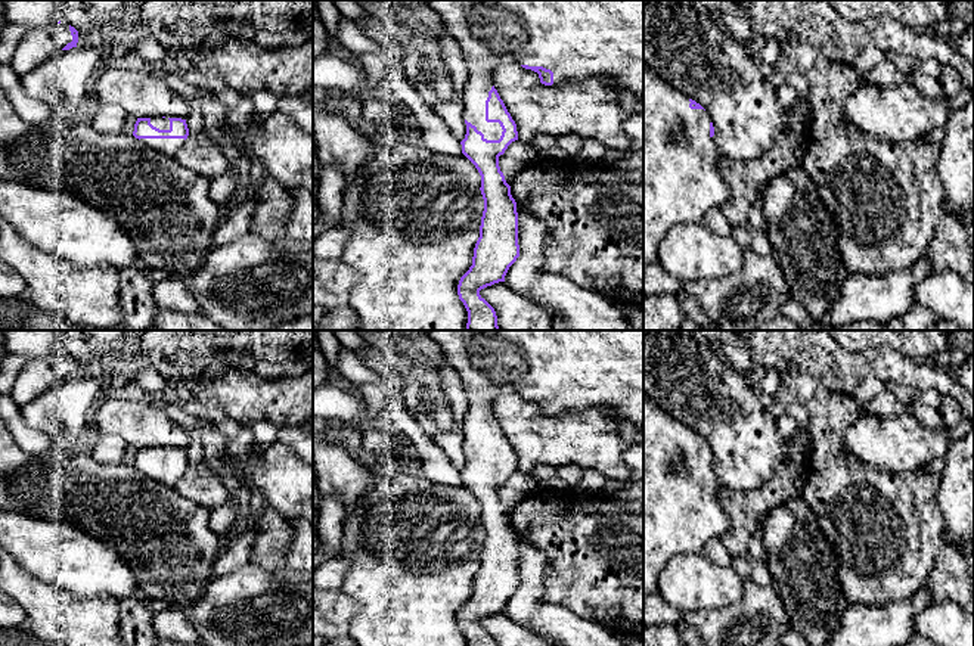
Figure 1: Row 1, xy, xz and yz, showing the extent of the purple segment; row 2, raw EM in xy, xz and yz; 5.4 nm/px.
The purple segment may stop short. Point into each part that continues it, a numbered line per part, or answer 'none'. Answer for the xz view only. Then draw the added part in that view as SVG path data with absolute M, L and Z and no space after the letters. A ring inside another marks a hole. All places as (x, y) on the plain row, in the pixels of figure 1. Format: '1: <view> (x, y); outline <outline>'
1: xz (574, 369); outline M426 330L459 376L469 407L463 417L465 450L487 470L499 470L499 453L486 451L486 431L493 417L493 400L517 392L543 397L553 403L553 414L570 409L595 407L611 417L626 419L643 428L643 330Z

